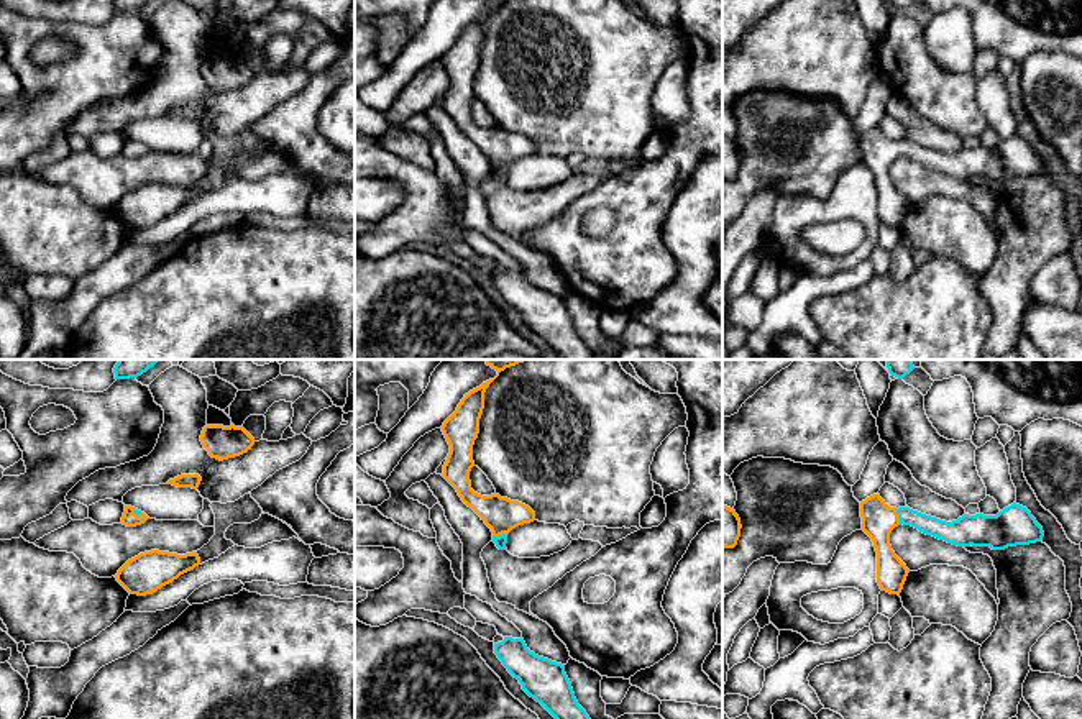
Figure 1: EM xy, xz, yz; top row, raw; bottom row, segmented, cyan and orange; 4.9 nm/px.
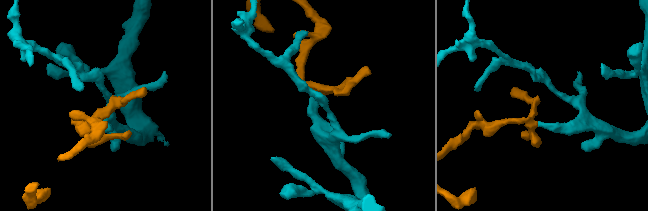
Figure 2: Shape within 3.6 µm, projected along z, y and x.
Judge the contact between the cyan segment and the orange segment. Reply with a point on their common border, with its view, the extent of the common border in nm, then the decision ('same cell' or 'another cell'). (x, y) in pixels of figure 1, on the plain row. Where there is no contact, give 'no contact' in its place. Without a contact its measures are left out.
yz (898, 148) | 80 nm | same cell

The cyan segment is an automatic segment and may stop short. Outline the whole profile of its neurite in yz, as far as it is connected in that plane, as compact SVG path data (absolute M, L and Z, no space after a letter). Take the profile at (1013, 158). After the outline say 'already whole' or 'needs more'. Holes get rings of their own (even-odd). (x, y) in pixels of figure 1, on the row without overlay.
M873 126L860 135L860 149L862 163L872 171L877 184L877 215L890 227L901 225L910 205L890 177L890 166L900 156L964 181L972 177L1005 182L1036 176L1044 169L1031 144L1016 135L997 148L964 146L957 153L946 154L910 140L890 140L880 126Z; needs more

